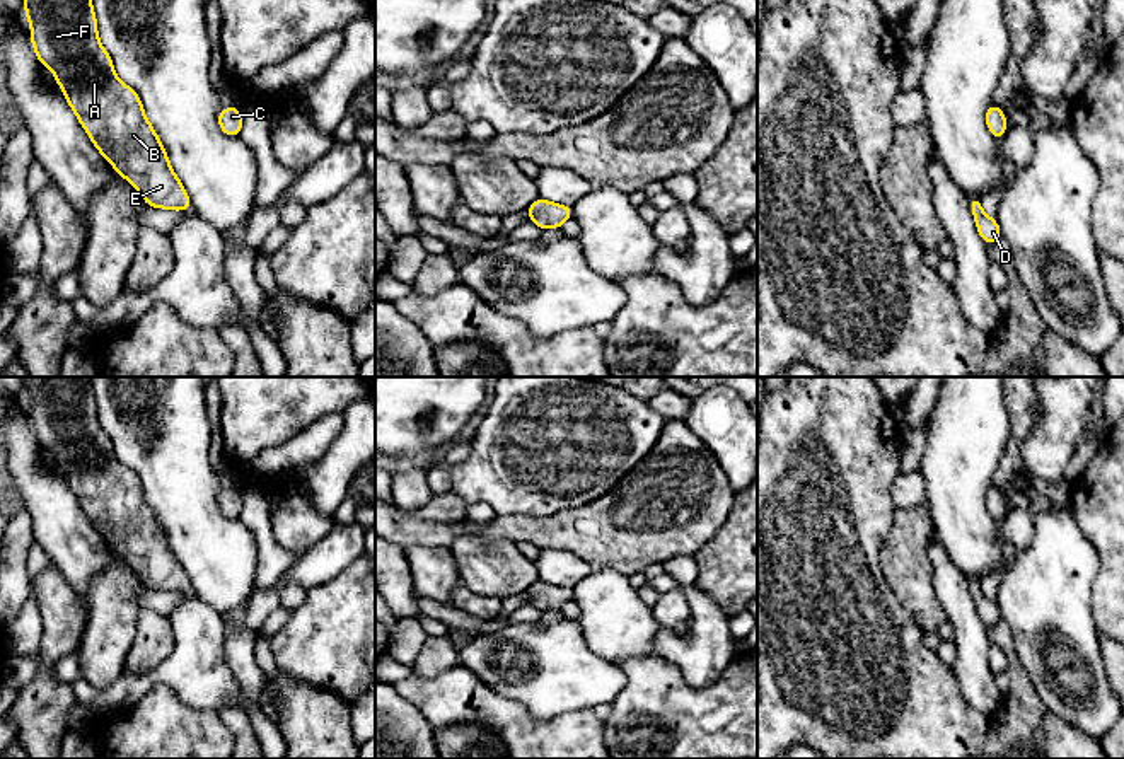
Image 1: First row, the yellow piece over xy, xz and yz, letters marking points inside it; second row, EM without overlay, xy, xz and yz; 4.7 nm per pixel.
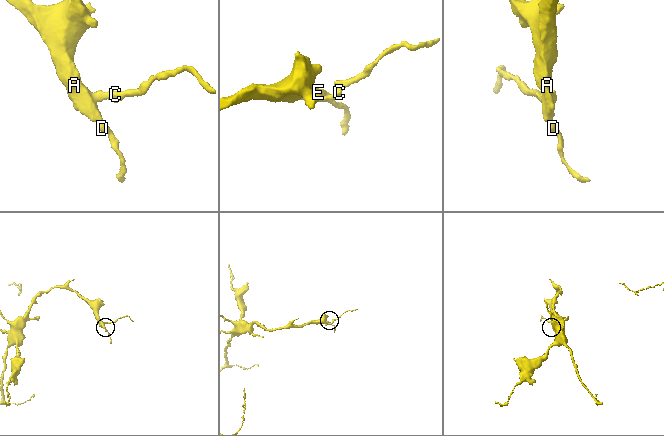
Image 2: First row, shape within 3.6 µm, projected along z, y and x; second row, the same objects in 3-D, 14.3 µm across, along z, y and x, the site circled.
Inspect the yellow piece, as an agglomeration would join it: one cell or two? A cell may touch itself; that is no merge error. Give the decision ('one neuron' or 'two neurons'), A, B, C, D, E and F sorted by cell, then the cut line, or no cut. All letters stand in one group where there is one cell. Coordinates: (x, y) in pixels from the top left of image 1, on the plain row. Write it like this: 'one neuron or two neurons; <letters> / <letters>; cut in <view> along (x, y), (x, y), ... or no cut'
one neuron; A B C D E F; no cut

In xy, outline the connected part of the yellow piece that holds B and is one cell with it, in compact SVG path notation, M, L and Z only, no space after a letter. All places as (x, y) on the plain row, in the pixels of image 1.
M24 377L24 394L31 406L31 425L38 442L53 454L101 537L143 578L145 587L176 594L194 592L145 498L138 476L114 455L113 442L97 418L90 377Z

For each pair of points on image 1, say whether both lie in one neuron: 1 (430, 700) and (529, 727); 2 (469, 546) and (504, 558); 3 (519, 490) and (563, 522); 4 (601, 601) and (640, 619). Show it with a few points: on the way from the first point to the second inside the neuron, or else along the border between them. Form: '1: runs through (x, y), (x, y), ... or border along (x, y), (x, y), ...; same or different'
1: runs through (454, 700), (475, 713), (498, 713), (505, 717); same
2: runs through (478, 555), (481, 558), (495, 558); same
3: border along (590, 500), (551, 514), (512, 514); different
4: runs through (611, 611), (619, 619), (630, 619); same

